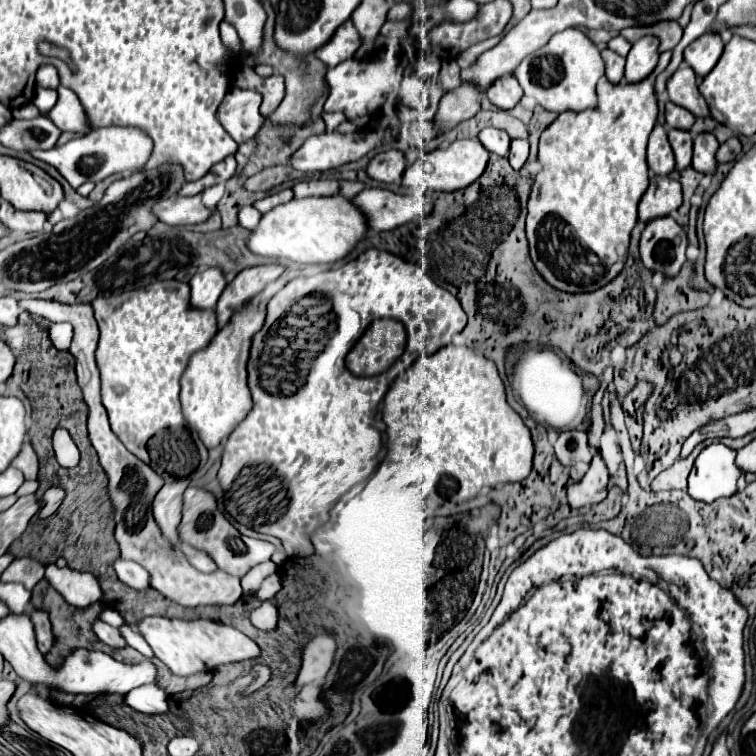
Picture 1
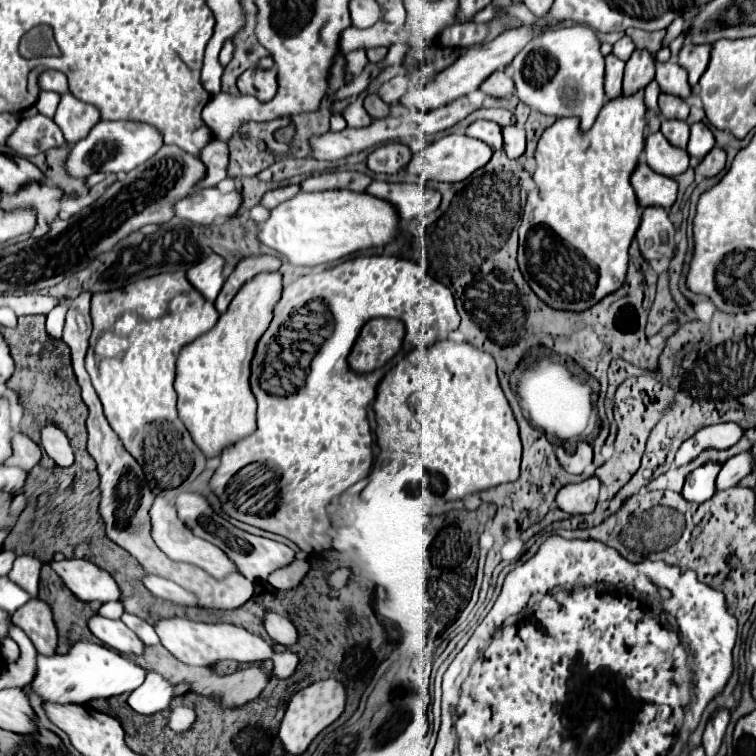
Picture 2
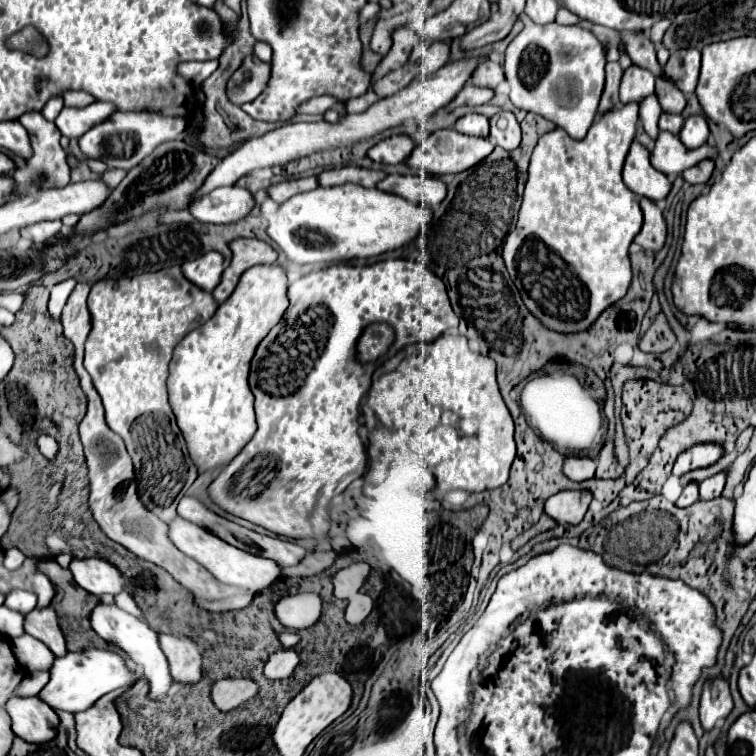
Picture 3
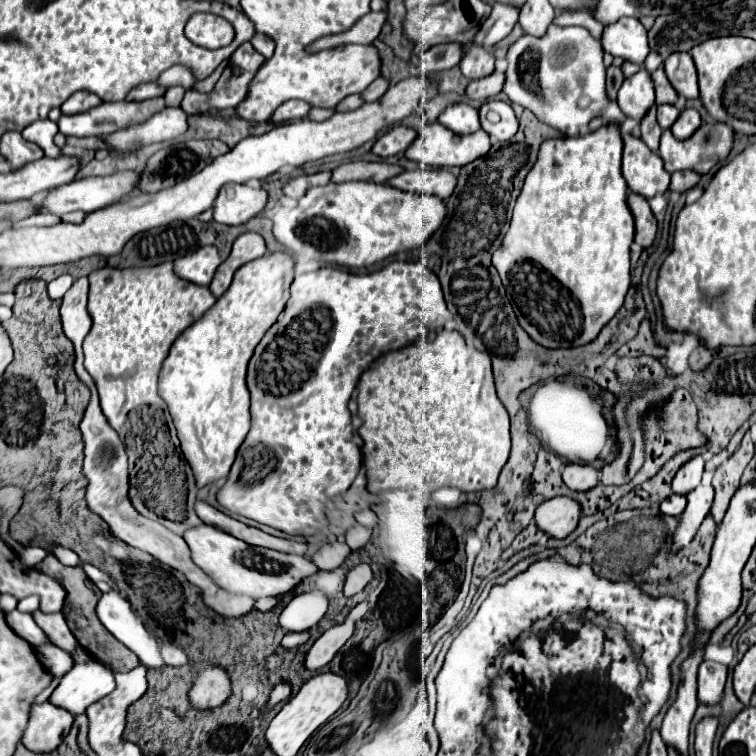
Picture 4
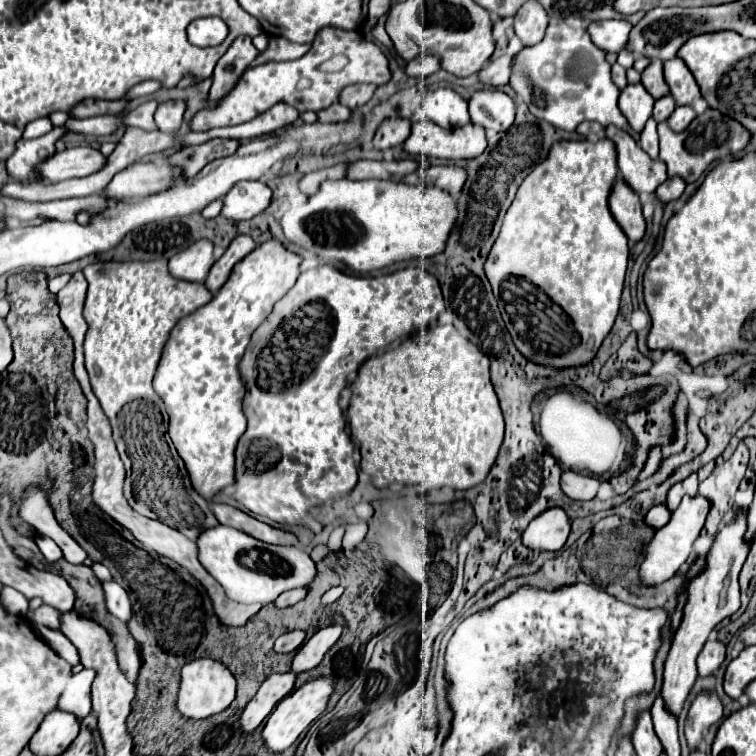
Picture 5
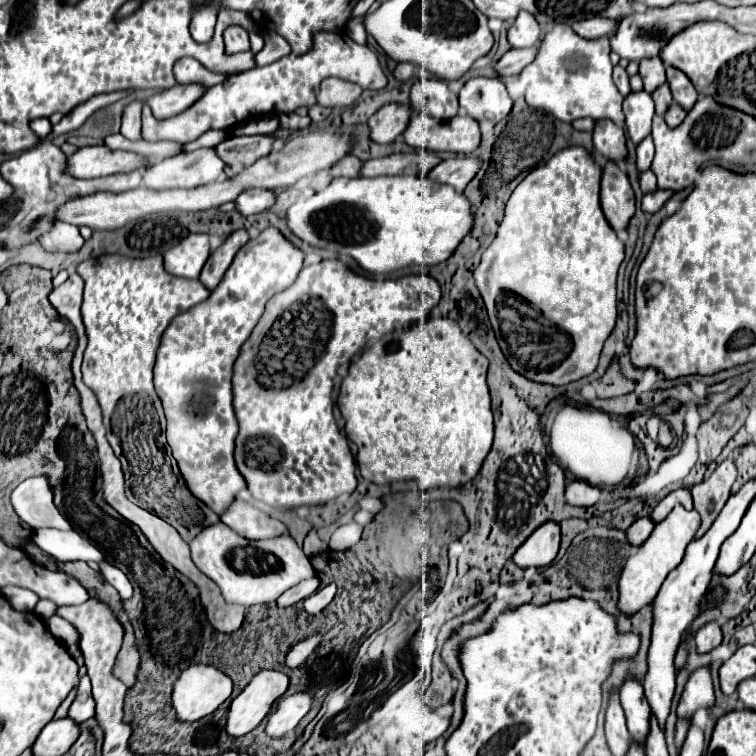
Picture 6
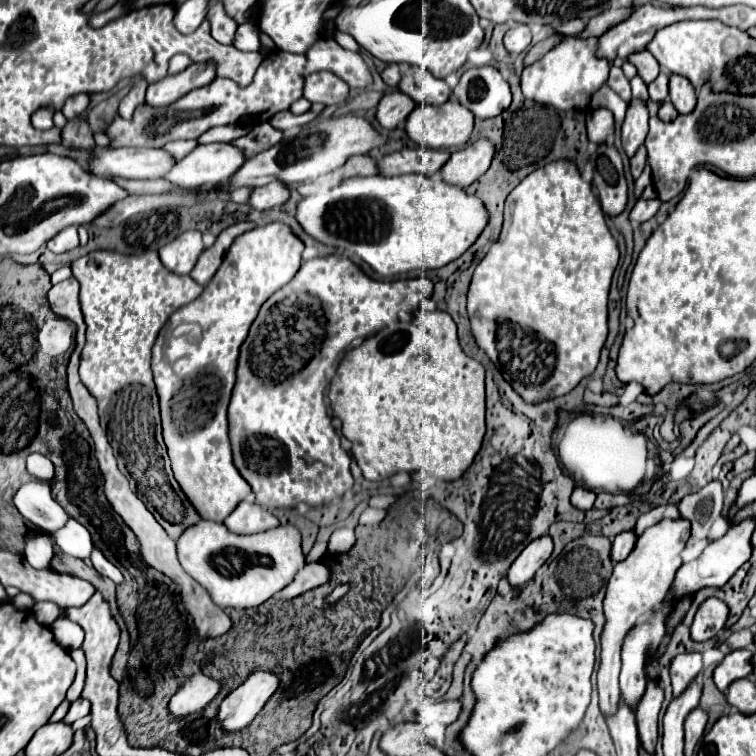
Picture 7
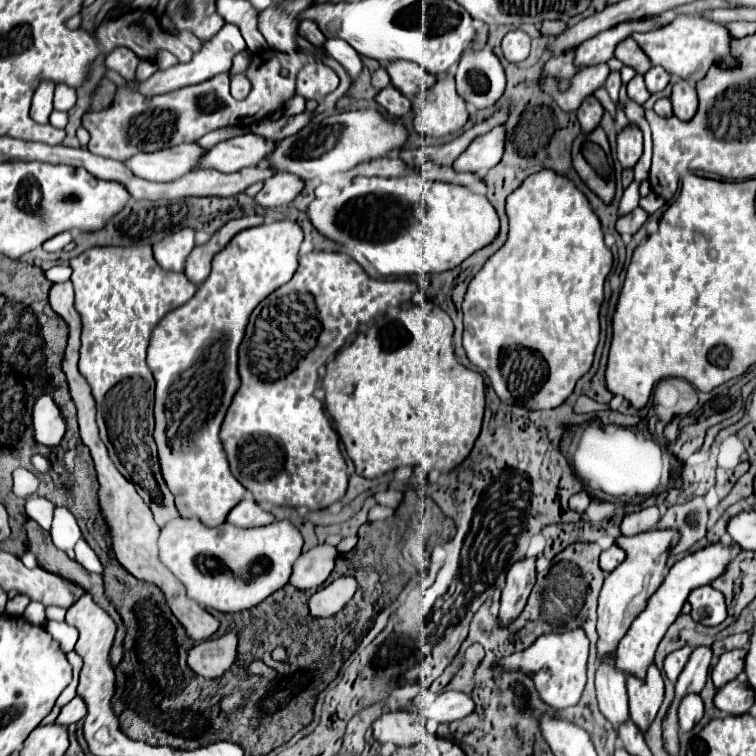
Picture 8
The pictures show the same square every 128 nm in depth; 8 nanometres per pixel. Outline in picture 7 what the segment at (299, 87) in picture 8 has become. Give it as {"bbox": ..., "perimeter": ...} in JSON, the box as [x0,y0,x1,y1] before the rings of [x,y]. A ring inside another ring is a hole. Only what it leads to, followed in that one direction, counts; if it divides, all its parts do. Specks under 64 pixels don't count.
{"bbox":[304,72,350,106],"perimeter":[[[316,72],[306,78],[304,98],[308,102],[320,102],[324,106],[342,104],[350,96],[350,86],[332,72]]]}

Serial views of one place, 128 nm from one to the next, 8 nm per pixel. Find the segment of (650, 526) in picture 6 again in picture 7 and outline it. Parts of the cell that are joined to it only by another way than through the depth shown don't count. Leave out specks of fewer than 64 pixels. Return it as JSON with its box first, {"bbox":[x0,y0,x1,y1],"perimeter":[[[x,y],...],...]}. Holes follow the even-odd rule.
{"bbox":[612,530,638,562],"perimeter":[[[626,530],[626,532],[618,534],[618,536],[614,538],[614,544],[612,544],[612,560],[614,560],[614,562],[624,560],[624,558],[634,550],[636,540],[638,540],[638,536],[636,536],[634,530]]]}

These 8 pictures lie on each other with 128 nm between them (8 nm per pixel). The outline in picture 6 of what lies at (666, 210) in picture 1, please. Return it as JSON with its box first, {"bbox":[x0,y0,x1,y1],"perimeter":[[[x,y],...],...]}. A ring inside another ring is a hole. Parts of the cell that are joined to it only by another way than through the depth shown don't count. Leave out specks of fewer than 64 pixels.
{"bbox":[594,120,658,194],"perimeter":[[[598,120],[594,128],[594,150],[602,152],[606,160],[624,162],[628,156],[624,130],[610,120]],[[652,170],[638,172],[638,180],[640,180],[640,188],[642,188],[644,194],[648,194],[648,192],[652,192],[652,190],[658,188],[658,184],[656,184],[656,174],[654,174]]]}

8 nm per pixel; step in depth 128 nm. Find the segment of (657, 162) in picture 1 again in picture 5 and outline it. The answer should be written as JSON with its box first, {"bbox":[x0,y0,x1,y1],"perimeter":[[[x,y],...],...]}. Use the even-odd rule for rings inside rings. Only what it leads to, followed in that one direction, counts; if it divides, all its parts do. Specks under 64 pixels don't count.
{"bbox":[658,108,750,182],"perimeter":[[[710,108],[680,134],[672,132],[666,122],[658,124],[658,136],[660,136],[660,160],[666,162],[668,176],[682,176],[686,182],[696,182],[712,162],[740,152],[750,140],[748,130],[744,130],[740,122]]]}

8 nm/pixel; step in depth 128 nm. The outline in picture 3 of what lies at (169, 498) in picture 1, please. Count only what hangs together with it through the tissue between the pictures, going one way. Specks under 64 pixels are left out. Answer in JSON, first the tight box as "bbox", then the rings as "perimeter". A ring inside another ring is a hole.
{"bbox":[168,518,280,590],"perimeter":[[[174,518],[168,524],[168,538],[172,540],[172,544],[186,556],[194,558],[198,564],[202,564],[218,582],[222,584],[230,584],[230,586],[244,586],[250,590],[262,590],[268,588],[274,580],[278,580],[280,576],[280,566],[272,564],[270,560],[264,560],[260,556],[252,556],[240,548],[234,548],[230,544],[224,544],[222,540],[218,540],[216,536],[212,536],[210,532],[204,532],[204,528],[182,520],[182,518]]]}

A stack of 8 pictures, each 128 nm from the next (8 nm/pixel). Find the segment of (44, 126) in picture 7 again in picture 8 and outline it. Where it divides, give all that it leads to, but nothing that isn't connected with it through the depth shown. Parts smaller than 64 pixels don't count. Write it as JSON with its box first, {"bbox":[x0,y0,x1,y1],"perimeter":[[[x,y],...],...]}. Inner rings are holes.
{"bbox":[30,82,54,124],"perimeter":[[[40,82],[40,88],[36,90],[32,98],[32,108],[30,108],[30,118],[38,124],[48,124],[48,116],[54,110],[52,108],[52,96],[54,96],[54,86],[52,82]]]}

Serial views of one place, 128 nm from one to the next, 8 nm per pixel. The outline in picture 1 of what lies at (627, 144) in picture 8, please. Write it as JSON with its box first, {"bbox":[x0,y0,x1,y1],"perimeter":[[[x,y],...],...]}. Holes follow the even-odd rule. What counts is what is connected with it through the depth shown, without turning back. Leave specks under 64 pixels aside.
{"bbox":[626,36,660,82],"perimeter":[[[644,36],[632,44],[626,56],[626,82],[640,82],[656,68],[660,56],[658,44],[660,40],[656,36]]]}

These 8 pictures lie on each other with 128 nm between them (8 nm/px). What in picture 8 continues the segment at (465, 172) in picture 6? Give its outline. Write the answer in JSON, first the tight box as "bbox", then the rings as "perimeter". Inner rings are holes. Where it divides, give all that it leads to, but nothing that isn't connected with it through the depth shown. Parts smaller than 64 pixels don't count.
{"bbox":[452,126,504,174],"perimeter":[[[496,126],[490,132],[472,140],[472,144],[454,160],[452,168],[456,172],[486,174],[498,164],[504,152],[504,126]]]}

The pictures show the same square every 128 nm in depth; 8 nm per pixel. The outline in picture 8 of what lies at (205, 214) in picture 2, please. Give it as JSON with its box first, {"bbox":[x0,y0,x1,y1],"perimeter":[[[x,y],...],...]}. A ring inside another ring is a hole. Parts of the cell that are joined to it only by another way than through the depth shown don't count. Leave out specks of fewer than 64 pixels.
{"bbox":[256,172,304,208],"perimeter":[[[276,172],[268,180],[264,180],[264,188],[256,194],[256,202],[264,208],[284,206],[292,202],[304,188],[302,180],[296,176],[288,176],[288,172]]]}

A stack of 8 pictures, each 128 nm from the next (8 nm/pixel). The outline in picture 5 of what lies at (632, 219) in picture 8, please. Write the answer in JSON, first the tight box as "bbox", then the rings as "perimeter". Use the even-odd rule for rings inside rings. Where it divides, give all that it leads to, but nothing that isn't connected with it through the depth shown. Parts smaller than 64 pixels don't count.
{"bbox":[656,176,686,202],"perimeter":[[[674,176],[674,178],[668,178],[664,184],[660,184],[660,188],[656,190],[656,196],[660,202],[670,202],[680,198],[684,188],[686,188],[686,180],[680,176]]]}

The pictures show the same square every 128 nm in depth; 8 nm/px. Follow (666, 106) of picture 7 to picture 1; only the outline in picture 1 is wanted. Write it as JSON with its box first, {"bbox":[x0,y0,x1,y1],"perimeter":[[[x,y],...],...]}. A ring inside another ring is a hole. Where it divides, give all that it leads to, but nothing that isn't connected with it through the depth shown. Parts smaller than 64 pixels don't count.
{"bbox":[692,134,720,174],"perimeter":[[[698,134],[694,140],[694,158],[692,158],[692,166],[694,170],[702,172],[702,174],[714,174],[718,168],[716,162],[716,152],[718,152],[720,144],[714,138],[714,134]]]}

